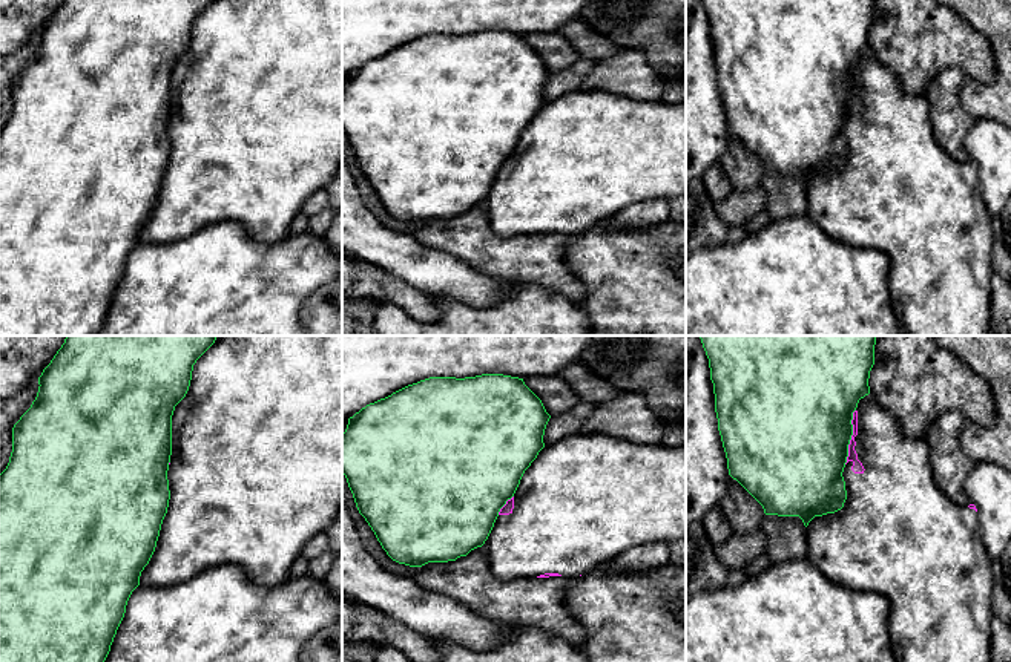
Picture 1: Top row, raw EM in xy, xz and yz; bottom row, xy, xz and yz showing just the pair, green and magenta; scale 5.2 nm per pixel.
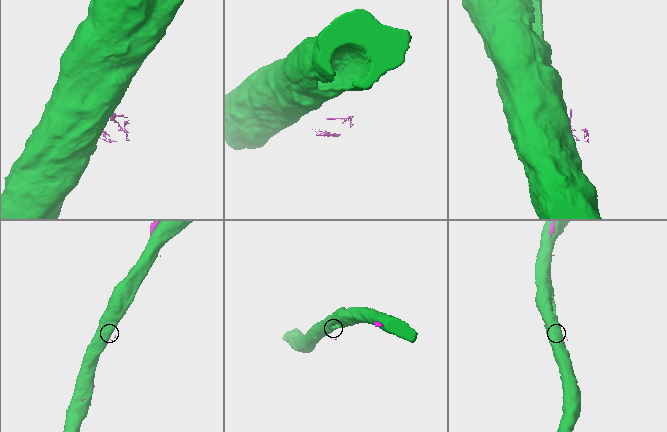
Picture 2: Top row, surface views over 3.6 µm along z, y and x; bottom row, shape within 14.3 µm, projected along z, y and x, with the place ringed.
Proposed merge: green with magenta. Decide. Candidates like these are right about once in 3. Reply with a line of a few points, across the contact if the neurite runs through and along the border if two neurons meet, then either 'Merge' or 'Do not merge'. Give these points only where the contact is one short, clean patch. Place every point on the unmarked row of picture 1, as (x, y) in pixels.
Do not merge

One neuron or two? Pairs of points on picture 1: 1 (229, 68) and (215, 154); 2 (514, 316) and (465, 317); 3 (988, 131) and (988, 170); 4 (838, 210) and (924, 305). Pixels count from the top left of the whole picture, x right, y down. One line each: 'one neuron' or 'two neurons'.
1: one neuron
2: one neuron
3: one neuron
4: one neuron

